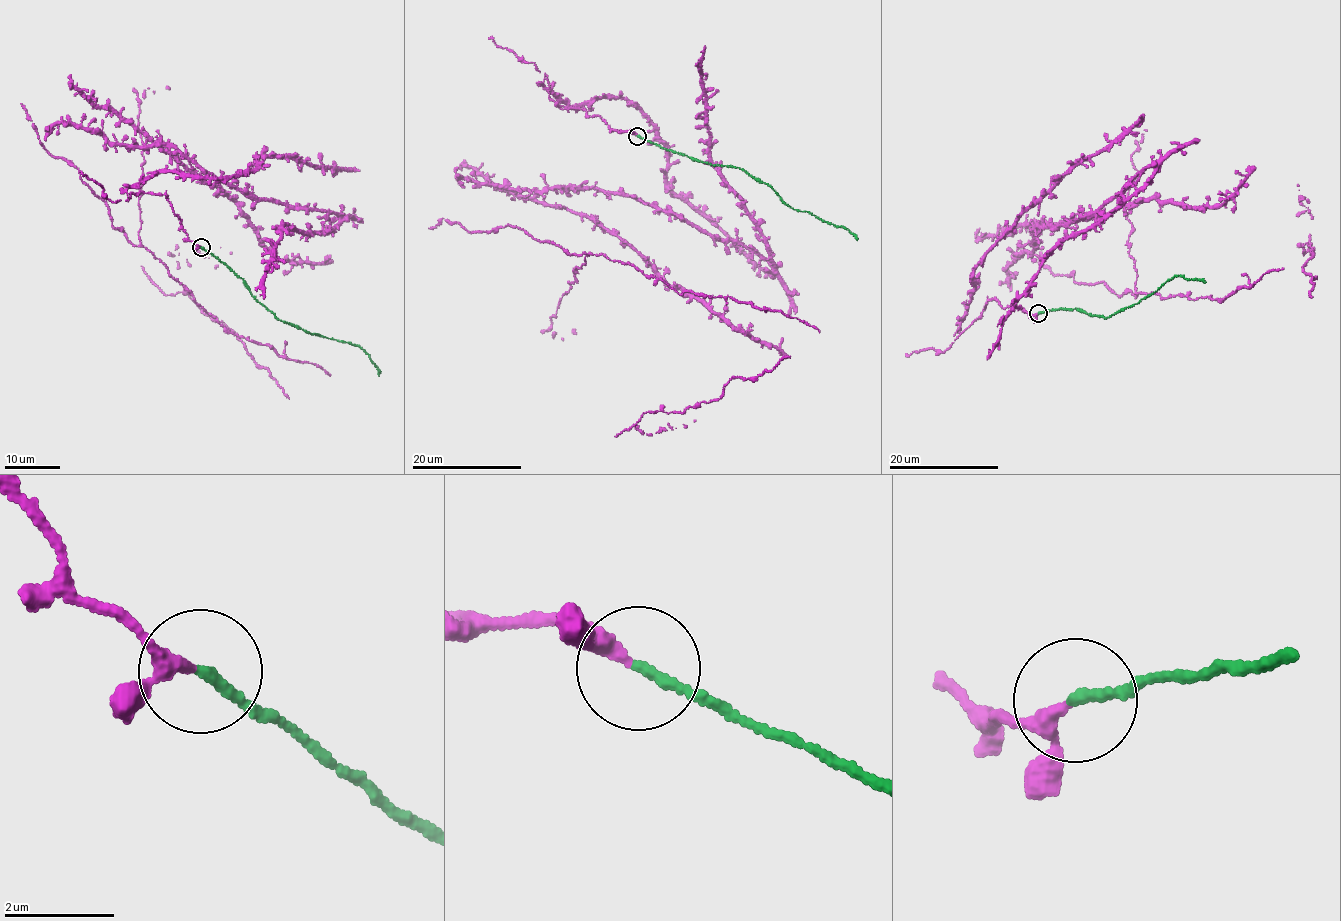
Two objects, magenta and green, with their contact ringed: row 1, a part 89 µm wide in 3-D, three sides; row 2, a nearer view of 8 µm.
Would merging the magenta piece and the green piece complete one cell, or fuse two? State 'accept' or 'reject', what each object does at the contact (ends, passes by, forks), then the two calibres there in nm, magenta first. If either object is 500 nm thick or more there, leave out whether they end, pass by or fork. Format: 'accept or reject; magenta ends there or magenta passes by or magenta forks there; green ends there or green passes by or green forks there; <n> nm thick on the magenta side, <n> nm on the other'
accept; magenta passes by; green ends there; 200 nm thick on the magenta side, 200 nm on the other

